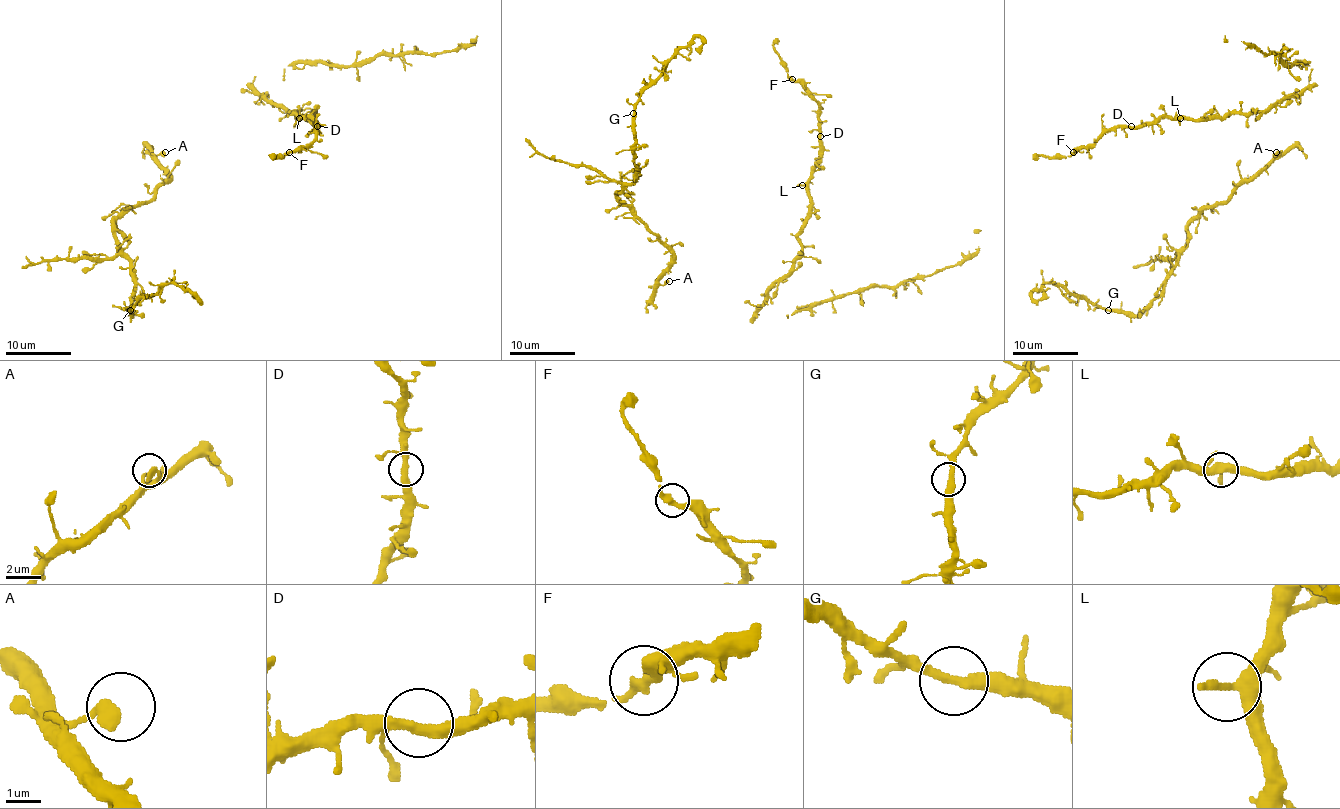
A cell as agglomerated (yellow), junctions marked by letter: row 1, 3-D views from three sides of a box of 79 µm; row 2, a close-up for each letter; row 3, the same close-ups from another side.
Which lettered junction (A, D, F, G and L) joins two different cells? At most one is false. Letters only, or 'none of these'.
none of these

